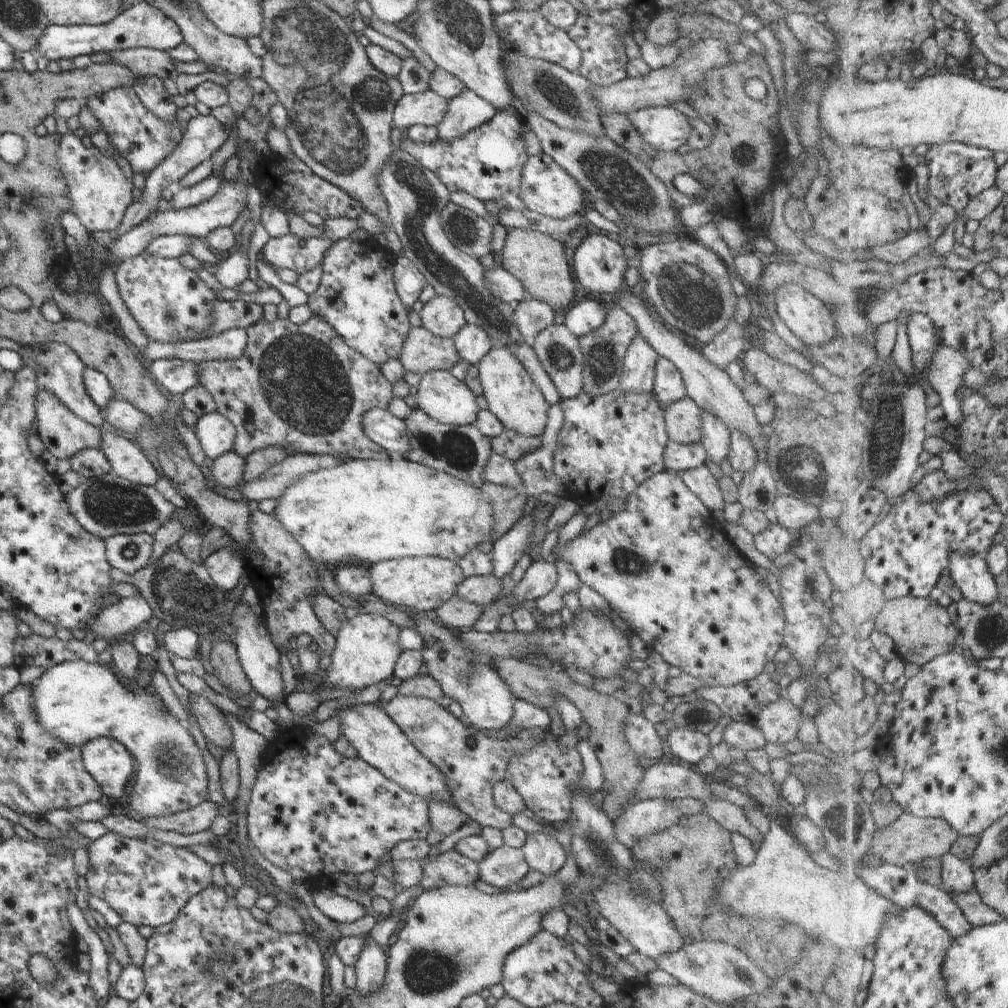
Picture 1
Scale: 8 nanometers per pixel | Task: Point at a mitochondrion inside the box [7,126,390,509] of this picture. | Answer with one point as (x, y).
(302, 383)

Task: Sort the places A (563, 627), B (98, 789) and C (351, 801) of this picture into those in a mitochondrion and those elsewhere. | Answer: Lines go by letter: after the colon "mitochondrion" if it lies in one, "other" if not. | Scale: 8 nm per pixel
A: other
B: other
C: other

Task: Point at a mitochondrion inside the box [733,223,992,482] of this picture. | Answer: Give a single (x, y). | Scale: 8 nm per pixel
(884, 448)

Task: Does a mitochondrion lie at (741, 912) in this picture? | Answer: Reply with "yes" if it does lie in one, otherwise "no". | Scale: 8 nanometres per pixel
no

